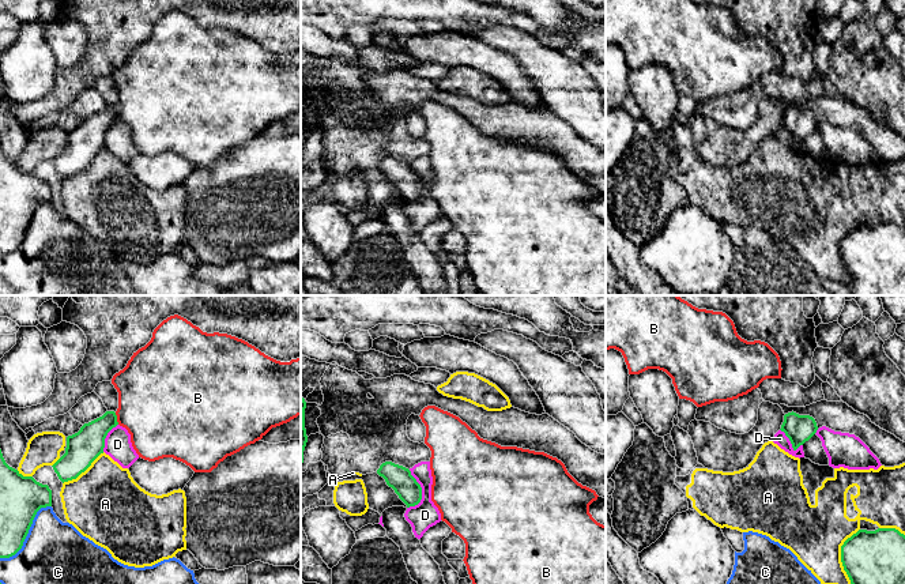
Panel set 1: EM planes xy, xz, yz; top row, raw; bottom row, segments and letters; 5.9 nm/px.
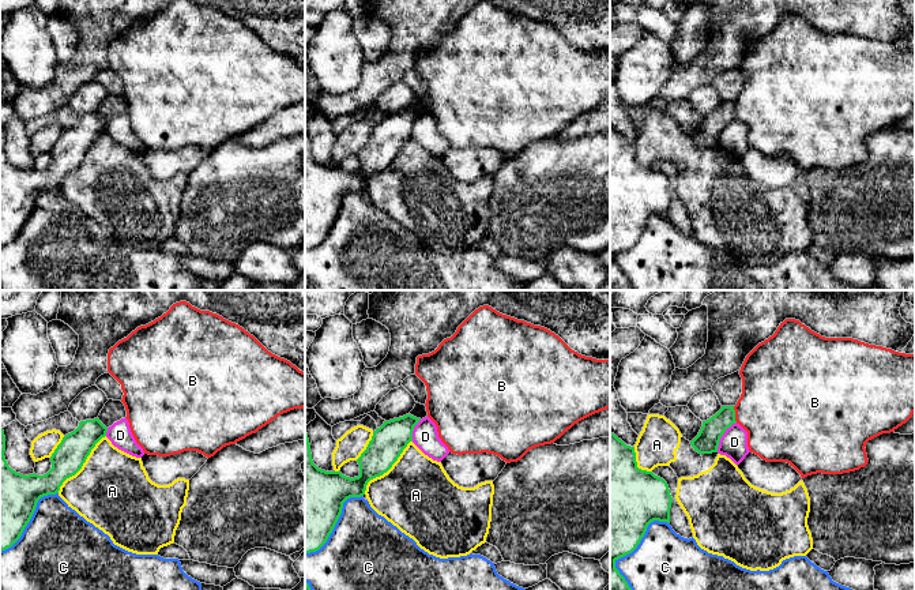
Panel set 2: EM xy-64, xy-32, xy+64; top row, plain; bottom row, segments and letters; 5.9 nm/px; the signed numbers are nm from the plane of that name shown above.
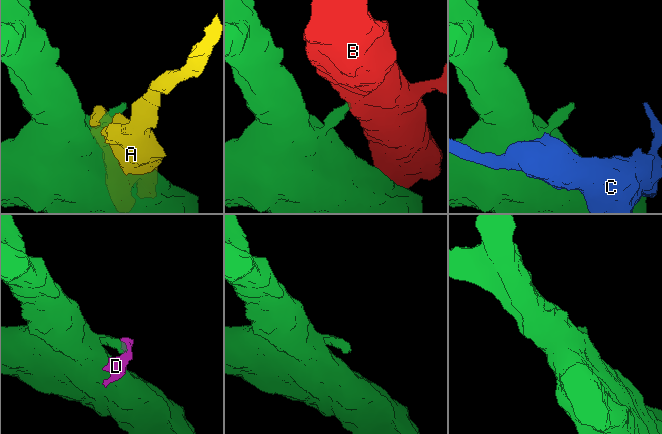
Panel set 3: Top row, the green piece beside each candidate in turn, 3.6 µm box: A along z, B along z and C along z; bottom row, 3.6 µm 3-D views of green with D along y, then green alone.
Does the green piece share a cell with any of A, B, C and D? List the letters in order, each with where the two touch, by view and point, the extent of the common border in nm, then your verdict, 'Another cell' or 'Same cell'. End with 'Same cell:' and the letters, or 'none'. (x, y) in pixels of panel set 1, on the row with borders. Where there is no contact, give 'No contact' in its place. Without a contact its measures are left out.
A: Touches green at yz (841, 556). Shared border 340 nm. Another cell
B: Touches green at xy (116, 418). Shared border 80 nm. Another cell
C: Touches green at xy (27, 532). Shared border 440 nm. Another cell
D: Touches green at xz (421, 492). Shared border 240 nm. Another cell
Same cell: none

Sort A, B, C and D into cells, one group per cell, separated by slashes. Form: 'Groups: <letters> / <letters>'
Groups: A / B / C / D

